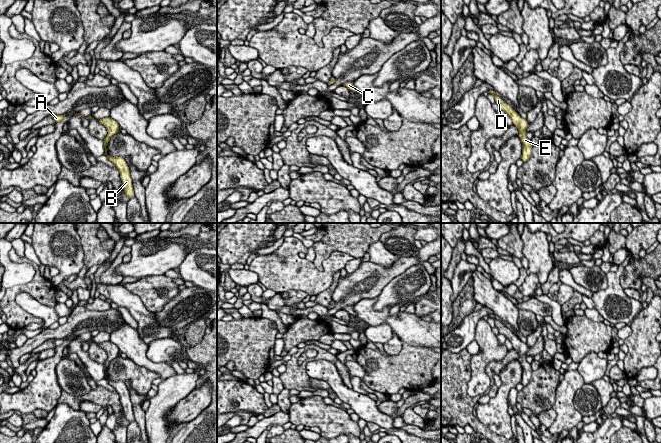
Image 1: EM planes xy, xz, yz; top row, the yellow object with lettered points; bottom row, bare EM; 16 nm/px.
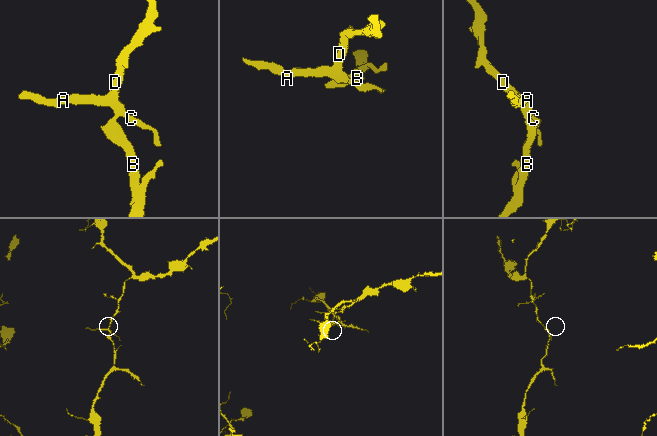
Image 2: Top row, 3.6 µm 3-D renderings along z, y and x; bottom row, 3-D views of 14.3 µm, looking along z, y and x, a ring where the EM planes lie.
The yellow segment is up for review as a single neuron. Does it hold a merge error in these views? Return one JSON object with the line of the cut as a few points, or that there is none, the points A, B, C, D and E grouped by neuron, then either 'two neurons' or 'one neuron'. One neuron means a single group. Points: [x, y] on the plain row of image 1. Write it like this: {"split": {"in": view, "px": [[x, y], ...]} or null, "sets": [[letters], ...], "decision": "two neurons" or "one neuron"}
{"split": null, "sets": [["A", "B", "C", "D", "E"]], "decision": "one neuron"}

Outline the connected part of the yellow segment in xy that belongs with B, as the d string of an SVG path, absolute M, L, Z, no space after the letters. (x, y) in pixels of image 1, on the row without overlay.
M106 341L106 342L103 342L103 343L99 343L98 346L103 348L107 352L107 355L108 355L107 361L103 364L104 372L105 372L104 379L106 379L108 384L110 386L112 386L116 390L116 392L119 394L120 402L121 402L122 407L123 407L124 416L125 416L126 420L129 423L131 423L135 420L135 418L134 418L134 413L133 413L133 410L132 410L133 405L132 405L132 402L131 402L131 399L130 399L130 394L129 394L128 388L121 381L111 381L111 380L109 380L107 378L107 373L106 373L106 371L108 369L108 366L110 364L110 361L113 360L114 358L120 356L120 354L119 354L120 350L119 350L118 346L115 345L114 343L112 343L111 341Z

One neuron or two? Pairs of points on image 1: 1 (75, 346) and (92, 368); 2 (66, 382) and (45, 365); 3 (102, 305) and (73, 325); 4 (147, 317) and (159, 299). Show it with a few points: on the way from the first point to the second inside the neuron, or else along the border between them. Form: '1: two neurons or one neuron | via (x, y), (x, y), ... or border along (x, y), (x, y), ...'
1: one neuron | via (78, 351), (89, 363)
2: two neurons | border along (62, 357), (56, 366), (56, 380), (61, 389)
3: two neurons | border along (84, 305), (93, 310), (108, 310), (111, 308)
4: two neurons | border along (136, 294), (142, 303), (154, 313)

